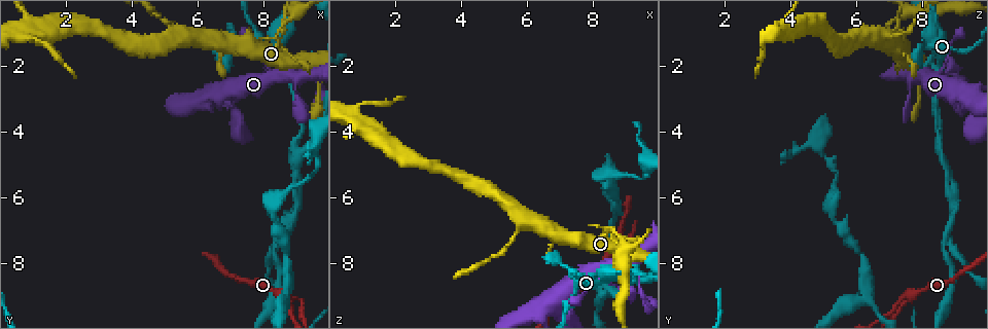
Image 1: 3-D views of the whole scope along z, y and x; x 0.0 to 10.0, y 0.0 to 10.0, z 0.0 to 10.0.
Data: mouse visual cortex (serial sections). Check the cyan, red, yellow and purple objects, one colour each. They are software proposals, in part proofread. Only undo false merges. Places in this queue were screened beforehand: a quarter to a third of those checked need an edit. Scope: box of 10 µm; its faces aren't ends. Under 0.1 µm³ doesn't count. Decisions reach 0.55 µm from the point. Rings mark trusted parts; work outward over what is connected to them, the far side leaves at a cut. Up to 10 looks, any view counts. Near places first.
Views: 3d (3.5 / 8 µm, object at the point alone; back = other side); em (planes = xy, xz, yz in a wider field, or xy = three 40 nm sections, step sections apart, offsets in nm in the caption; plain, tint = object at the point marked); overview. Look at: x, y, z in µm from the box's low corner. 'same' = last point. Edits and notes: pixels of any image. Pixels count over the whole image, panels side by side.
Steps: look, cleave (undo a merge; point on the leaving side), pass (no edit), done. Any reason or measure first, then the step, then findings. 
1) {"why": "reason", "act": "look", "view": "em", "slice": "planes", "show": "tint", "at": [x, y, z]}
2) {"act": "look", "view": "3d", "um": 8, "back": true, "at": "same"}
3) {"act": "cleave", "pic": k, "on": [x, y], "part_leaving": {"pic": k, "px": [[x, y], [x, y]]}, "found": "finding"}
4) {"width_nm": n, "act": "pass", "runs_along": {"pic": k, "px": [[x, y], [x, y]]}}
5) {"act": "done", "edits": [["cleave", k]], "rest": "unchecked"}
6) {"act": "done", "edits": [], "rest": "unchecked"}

{"why": "small branch off a trunk", "act": "look", "view": "3d", "um": 3.5, "at": [6.00, 1.20, 6.65]}

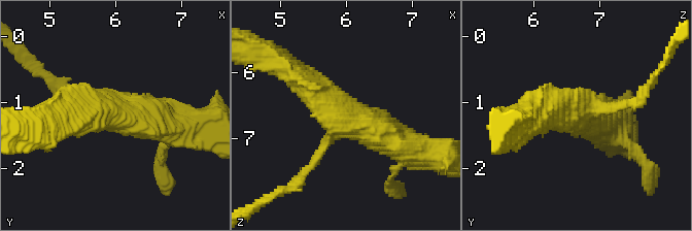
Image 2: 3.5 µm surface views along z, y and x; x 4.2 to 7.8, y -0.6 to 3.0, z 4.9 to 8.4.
{"arms": 3, "arm_widths_nm": [150, 450, 500], "why": "shape alone is not enough", "act": "look", "view": "em", "slice": "planes", "show": "tint", "at": [6.10, 1.20, 6.70]}

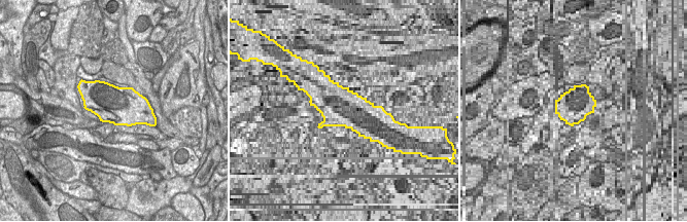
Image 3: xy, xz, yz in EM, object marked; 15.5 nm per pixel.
{"act": "pass", "found": "continuous, no second cell"}

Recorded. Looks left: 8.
{"why": "three arms meet", "act": "look", "view": "3d", "um": 3.5, "at": [8.65, 1.95, 8.55]}

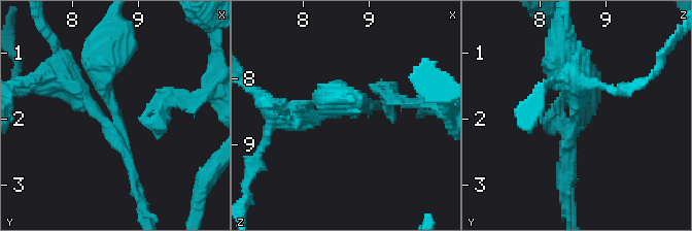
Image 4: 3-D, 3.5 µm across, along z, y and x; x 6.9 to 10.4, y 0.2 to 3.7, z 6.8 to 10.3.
{"arms": 3, "arm_widths_nm": [150, 350, 350], "why": "need the tissue", "act": "look", "view": "em", "slice": "xy", "step": 5, "show": "tint", "at": [8.60, 2.00, 8.50]}

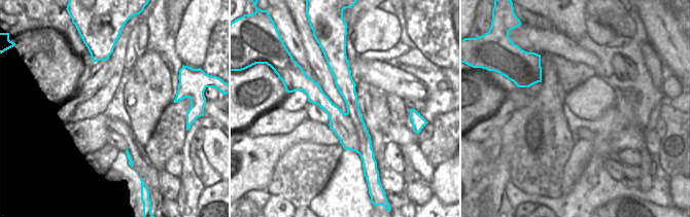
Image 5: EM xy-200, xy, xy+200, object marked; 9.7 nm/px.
{"why": "another direction", "act": "look", "view": "em", "slice": "planes", "show": "tint", "at": "same"}

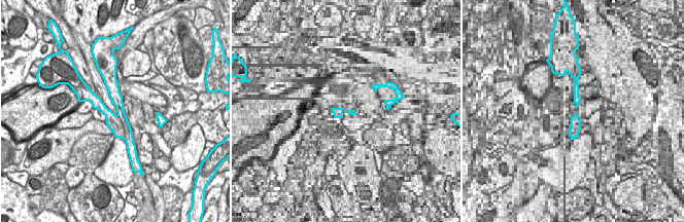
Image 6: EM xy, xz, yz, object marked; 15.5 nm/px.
{"width_nm": 320, "act": "cleave", "pic": 4, "on": [559, 114], "border": {"pic": 6, "px": [[117, 114], [125, 125], [130, 125]]}, "found": "two cells meet here"}

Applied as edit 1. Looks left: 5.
{"why": "redraw", "act": "look", "view": "overview"}

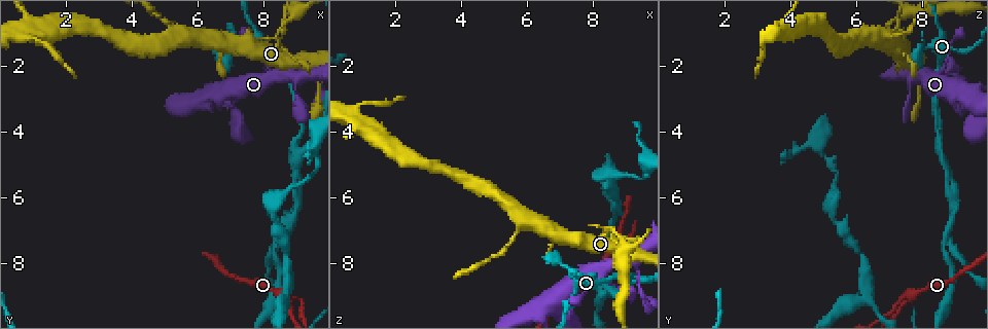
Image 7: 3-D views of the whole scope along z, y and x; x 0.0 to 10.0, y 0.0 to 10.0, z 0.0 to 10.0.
{"act": "look", "view": "3d", "um": 3.5, "at": [8.90, 9.20, 7.60]}

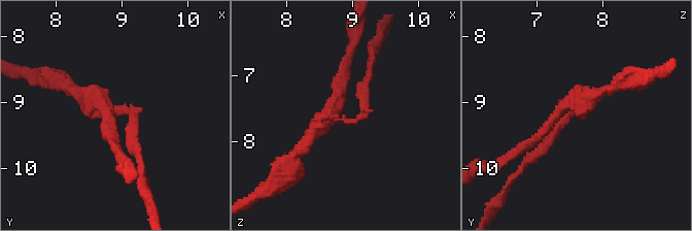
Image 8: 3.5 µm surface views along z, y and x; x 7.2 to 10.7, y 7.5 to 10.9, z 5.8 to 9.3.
{"arms": 3, "arm_widths_nm": [150, 150, 200], "why": "shape alone is not enough", "act": "look", "view": "em", "slice": "xy", "step": 5, "show": "tint", "at": [8.90, 9.20, 7.70]}

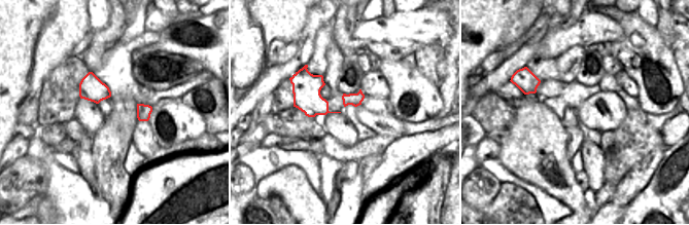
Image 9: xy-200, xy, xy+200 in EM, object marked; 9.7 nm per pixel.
{"act": "cleave", "pic": 8, "on": [135, 120], "part_leaving": {"pic": 8, "px": [[118, 114], [134, 111], [143, 165]]}, "found": "a second cell is stuck on"}

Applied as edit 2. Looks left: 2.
{"why": "abrupt turn", "act": "look", "view": "3d", "um": 3.5, "at": [9.15, 4.70, 8.55]}

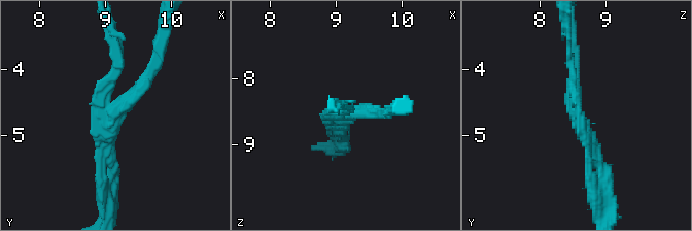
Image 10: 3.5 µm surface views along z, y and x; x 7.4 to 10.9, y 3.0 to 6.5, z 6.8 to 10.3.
{"why": "now the EM", "act": "look", "view": "em", "slice": "planes", "show": "tint", "at": [9.05, 4.70, 8.55]}

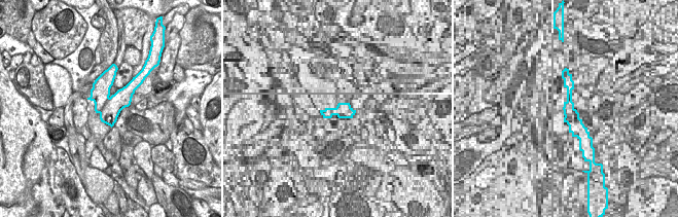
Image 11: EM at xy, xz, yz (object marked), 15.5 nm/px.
{"arms": 3, "arm_widths_nm": [150, 150, 200], "act": "cleave", "pic": 10, "on": [144, 85], "border": {"pic": 11, "px": [[109, 98], [100, 113]]}, "found": "a second cell is stuck on"}

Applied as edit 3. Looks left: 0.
{"act": "done", "edits": [["cleave", 4], ["cleave", 8], ["cleave", 10]], "rest": "unchecked"}

